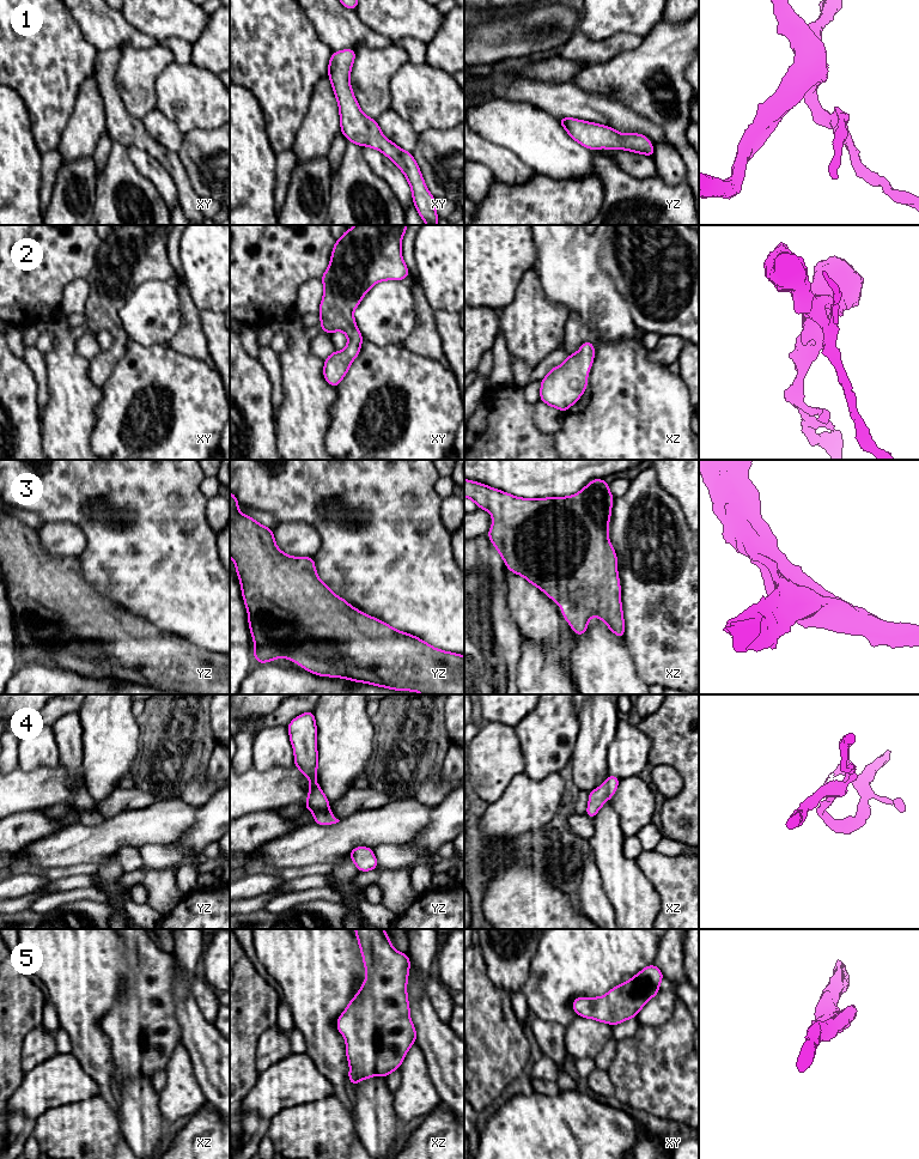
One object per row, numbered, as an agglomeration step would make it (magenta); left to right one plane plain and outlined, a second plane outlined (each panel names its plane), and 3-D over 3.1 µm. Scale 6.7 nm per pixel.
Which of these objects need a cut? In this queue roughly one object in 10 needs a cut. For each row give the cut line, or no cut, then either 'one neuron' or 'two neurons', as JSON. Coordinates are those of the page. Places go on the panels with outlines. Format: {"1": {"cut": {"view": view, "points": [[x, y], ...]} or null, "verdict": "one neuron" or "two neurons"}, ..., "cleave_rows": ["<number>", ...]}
{"1": {"cut": null, "verdict": "one neuron"}, "2": {"cut": null, "verdict": "one neuron"}, "3": {"cut": null, "verdict": "one neuron"}, "4": {"cut": null, "verdict": "one neuron"}, "5": {"cut": null, "verdict": "one neuron"}, "cleave_rows": []}

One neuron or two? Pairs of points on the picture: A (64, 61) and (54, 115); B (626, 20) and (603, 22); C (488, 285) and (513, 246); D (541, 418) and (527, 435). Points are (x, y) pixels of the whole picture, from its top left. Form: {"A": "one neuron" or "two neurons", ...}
{"A": "one neuron", "B": "one neuron", "C": "one neuron", "D": "two neurons"}

